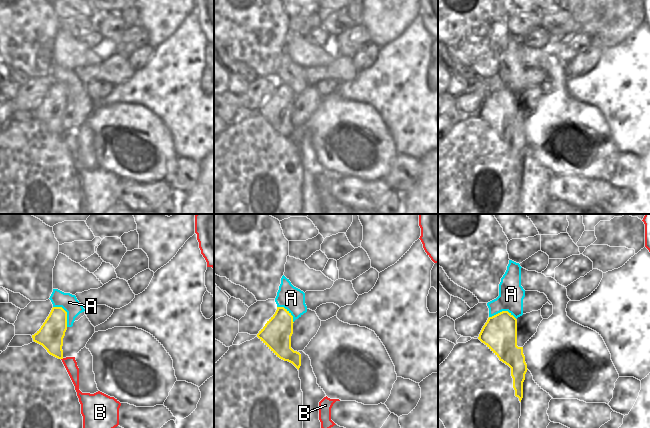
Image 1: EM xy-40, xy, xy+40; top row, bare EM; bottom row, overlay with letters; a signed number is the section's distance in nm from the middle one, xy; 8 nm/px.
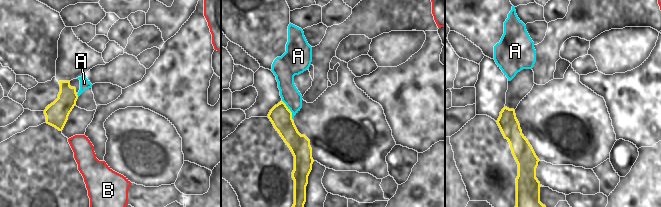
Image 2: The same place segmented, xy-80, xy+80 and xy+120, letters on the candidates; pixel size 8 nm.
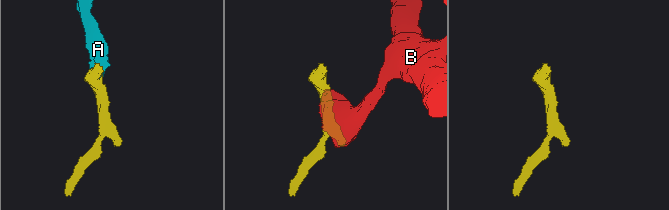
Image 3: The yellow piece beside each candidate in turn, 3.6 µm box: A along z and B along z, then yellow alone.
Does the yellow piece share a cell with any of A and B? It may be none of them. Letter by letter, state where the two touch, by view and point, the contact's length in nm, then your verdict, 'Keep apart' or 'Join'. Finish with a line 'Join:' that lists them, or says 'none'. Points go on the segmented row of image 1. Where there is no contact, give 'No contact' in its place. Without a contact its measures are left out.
A: Touches yellow at xy+40 (503, 311). Shared border 220 nm. Join
B: No contact. Keep apart
Join: A

